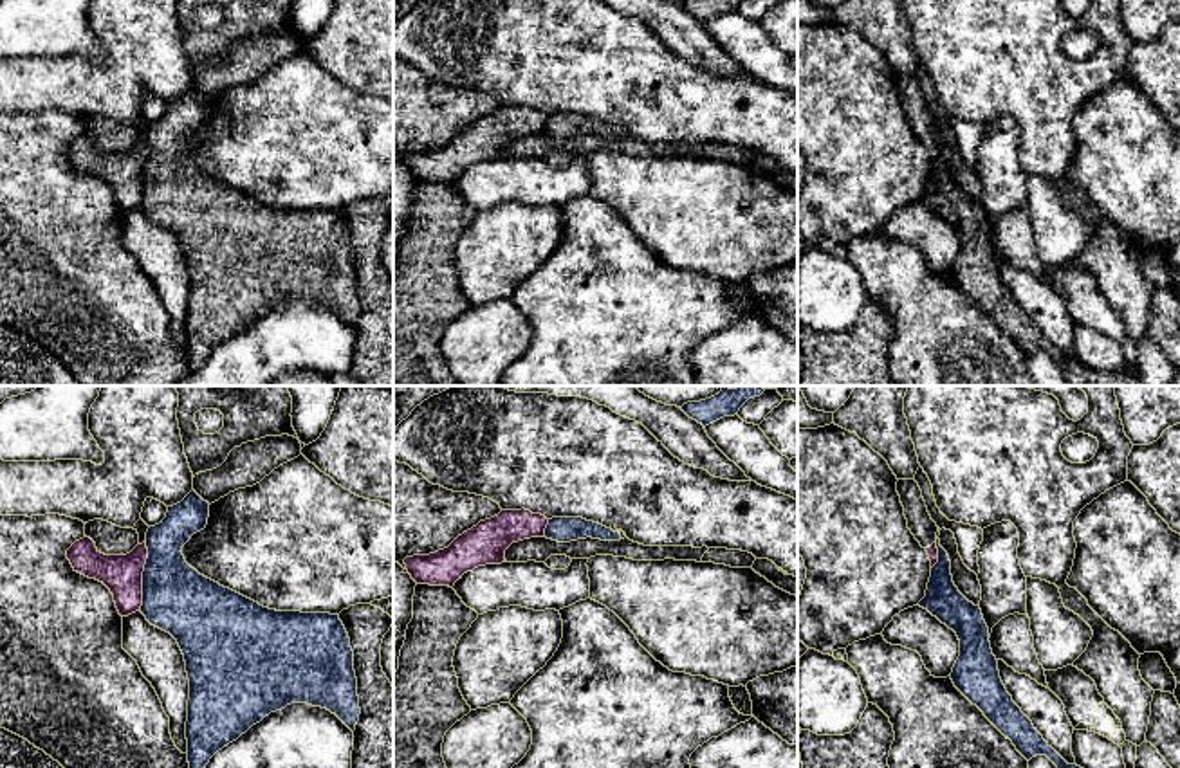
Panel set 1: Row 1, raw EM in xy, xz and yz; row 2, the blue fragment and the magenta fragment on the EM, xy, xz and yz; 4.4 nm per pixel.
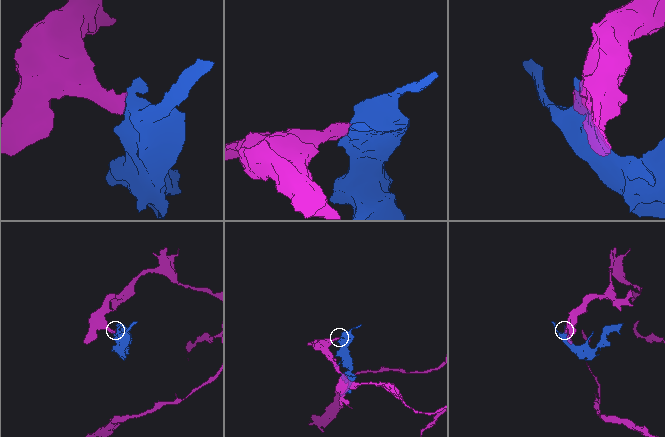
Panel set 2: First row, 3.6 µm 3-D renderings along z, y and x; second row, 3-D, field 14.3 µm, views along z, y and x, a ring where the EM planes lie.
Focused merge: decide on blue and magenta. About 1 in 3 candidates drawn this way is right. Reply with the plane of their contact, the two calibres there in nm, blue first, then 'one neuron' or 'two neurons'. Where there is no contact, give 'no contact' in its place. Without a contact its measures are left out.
meets blue in xy; 300 nm thick on the blue side, 180 nm on the other; two neurons

